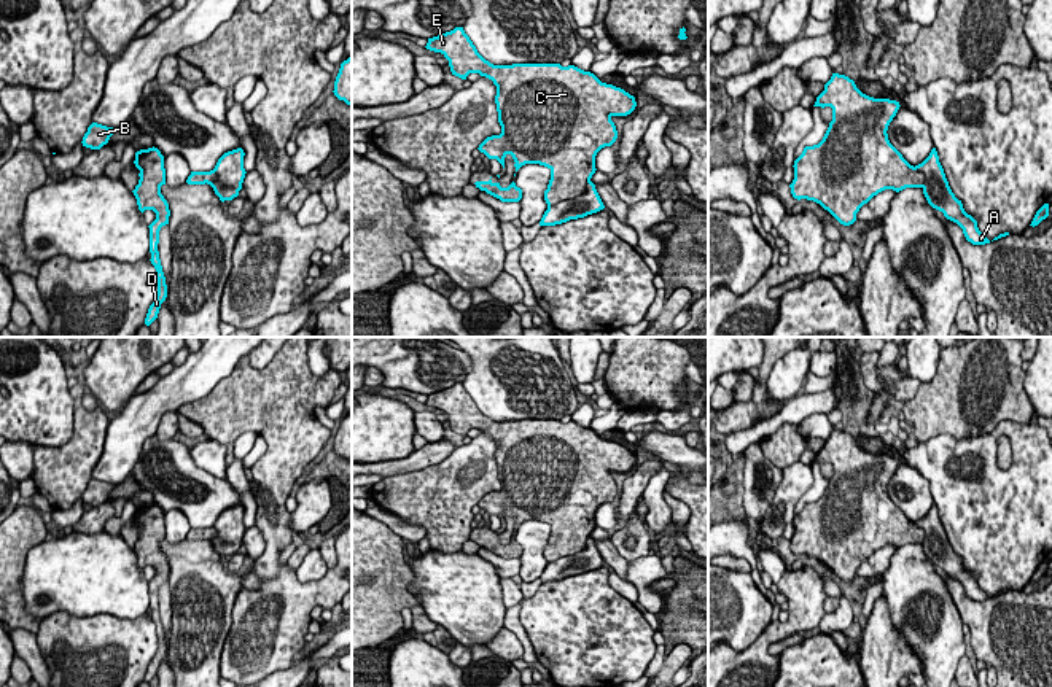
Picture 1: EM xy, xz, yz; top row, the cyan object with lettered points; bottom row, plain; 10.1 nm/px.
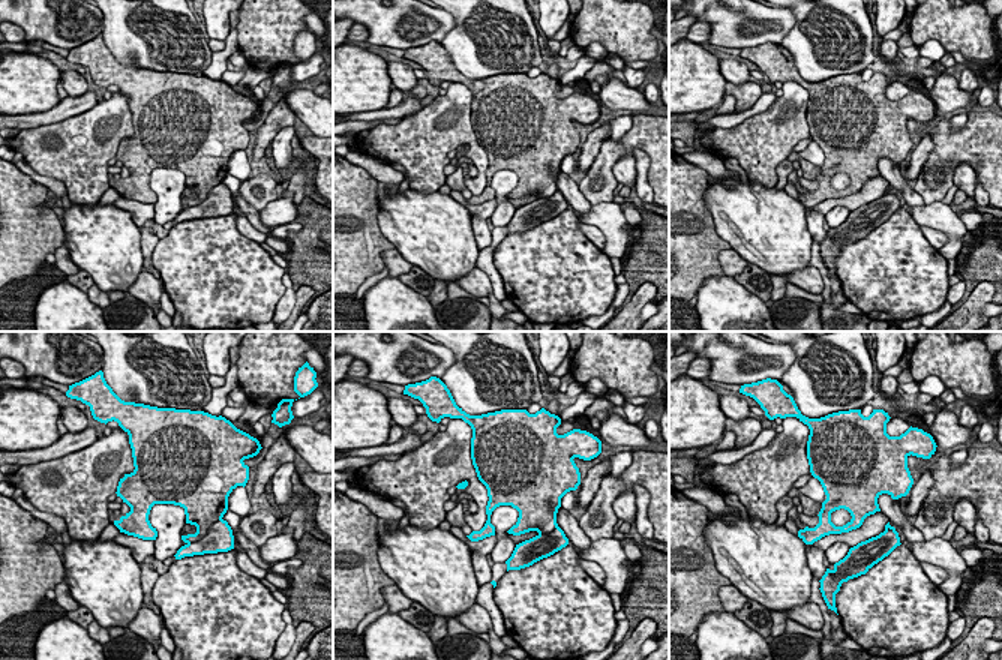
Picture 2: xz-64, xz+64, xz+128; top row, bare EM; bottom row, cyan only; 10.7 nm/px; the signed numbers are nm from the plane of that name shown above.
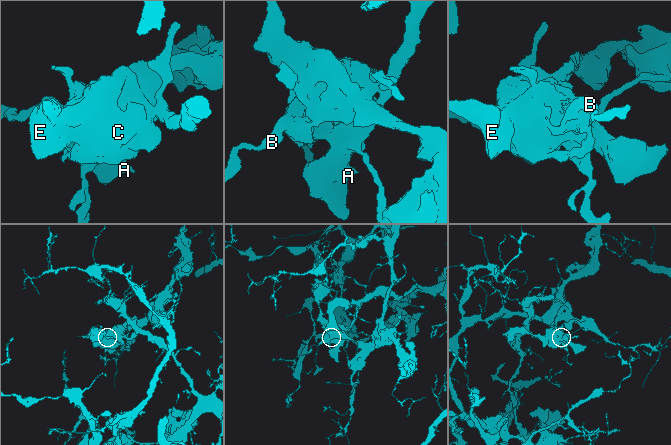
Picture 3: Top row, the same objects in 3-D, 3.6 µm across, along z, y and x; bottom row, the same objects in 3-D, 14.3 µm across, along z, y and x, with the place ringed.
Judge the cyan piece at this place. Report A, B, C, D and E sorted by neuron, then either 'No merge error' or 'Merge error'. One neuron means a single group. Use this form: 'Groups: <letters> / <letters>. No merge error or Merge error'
Groups: A / B C D E. Merge error

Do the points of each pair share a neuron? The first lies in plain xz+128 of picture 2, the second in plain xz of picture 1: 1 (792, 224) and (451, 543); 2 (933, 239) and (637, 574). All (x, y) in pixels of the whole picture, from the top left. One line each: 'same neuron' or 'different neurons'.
1: different neurons
2: different neurons

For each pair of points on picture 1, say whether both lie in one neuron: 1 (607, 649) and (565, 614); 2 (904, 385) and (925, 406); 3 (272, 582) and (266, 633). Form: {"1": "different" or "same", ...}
{"1": "same", "2": "different", "3": "same"}

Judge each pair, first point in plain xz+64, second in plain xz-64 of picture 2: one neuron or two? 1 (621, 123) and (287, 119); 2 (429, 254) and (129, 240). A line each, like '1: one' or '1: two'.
1: two
2: one

